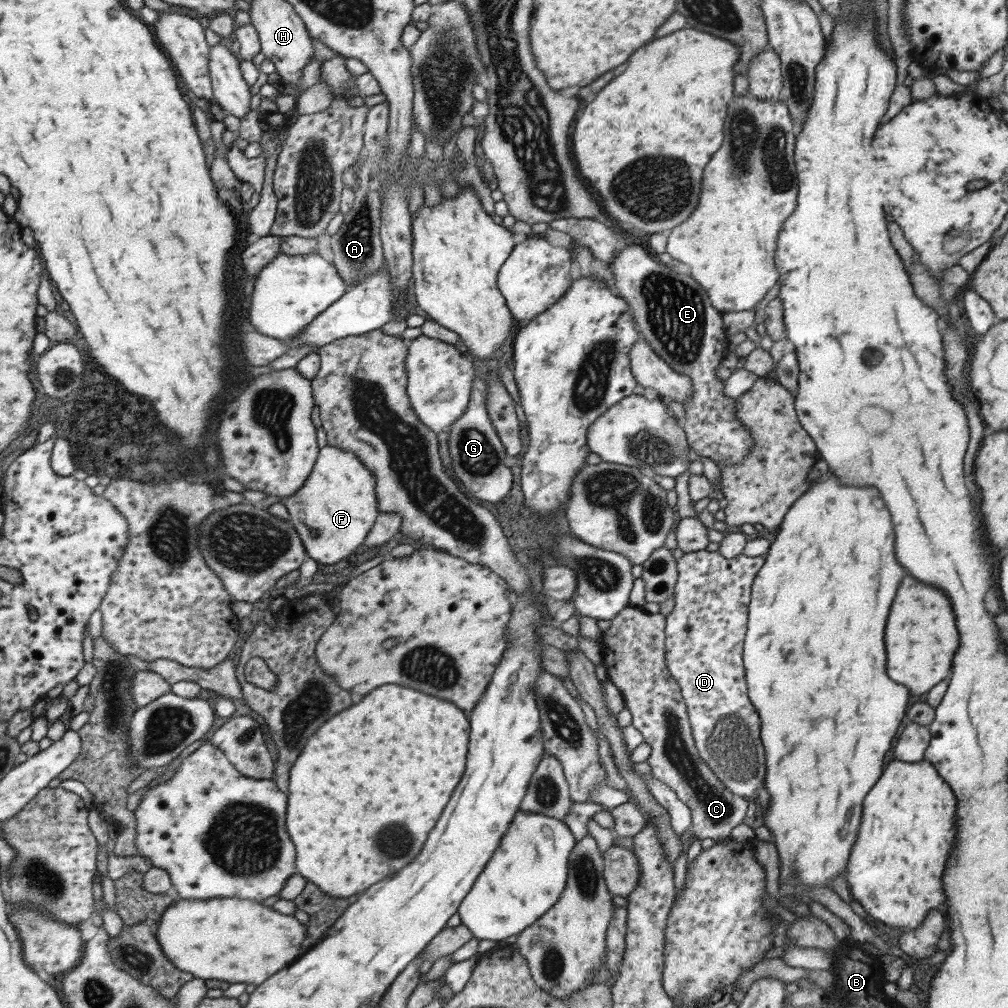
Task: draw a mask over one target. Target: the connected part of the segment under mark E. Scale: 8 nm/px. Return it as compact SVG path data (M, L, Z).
M625 245L609 262L608 268L615 278L614 285L619 296L629 305L635 327L640 336L651 346L651 350L659 355L675 372L690 378L692 393L683 402L684 416L679 421L686 436L687 446L698 458L709 458L713 464L739 464L749 454L753 441L749 431L735 419L734 399L727 398L724 393L724 380L715 377L715 368L727 352L727 335L722 325L722 313L711 306L707 293L689 275L678 274L669 269L669 265L660 263L649 257L639 245Z

